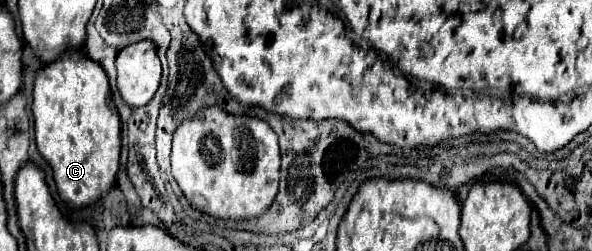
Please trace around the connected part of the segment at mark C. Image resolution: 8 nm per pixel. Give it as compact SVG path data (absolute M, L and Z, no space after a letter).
M69 49L35 75L31 105L35 143L53 169L61 199L69 205L89 205L115 183L121 151L121 123L109 97L111 91L103 67L95 65L81 49Z

